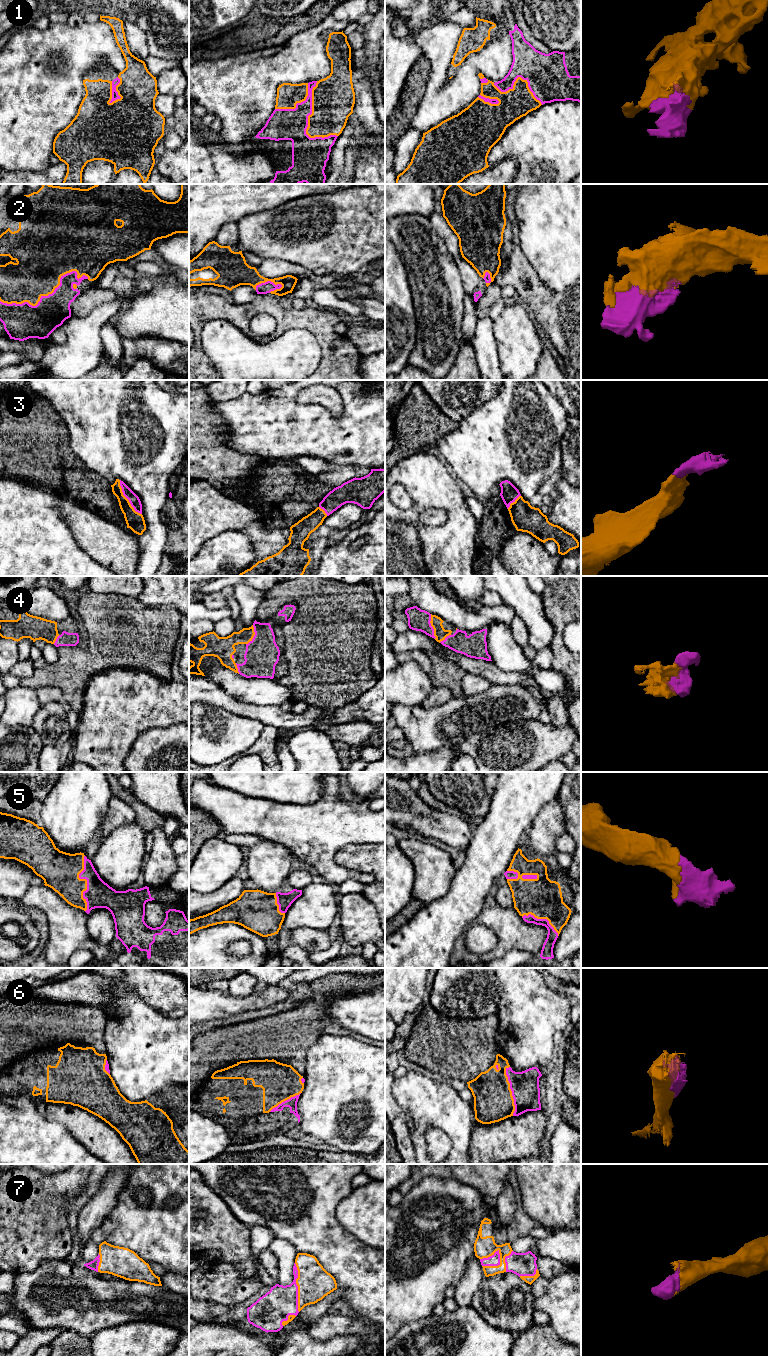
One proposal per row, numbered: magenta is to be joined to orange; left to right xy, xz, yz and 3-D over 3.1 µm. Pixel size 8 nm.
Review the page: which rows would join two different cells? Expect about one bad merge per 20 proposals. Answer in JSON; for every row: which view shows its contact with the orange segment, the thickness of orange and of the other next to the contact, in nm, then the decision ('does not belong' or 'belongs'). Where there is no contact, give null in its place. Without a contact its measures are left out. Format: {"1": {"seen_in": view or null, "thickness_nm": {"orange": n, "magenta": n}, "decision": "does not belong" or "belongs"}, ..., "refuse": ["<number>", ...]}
{"1": {"seen_in": "xz", "thickness_nm": {"orange": 340, "magenta": 280}, "decision": "belongs"}, "2": {"seen_in": "xy", "thickness_nm": {"orange": 380, "magenta": 260}, "decision": "belongs"}, "3": {"seen_in": "xy", "thickness_nm": {"orange": 150, "magenta": 90}, "decision": "belongs"}, "4": {"seen_in": "yz", "thickness_nm": {"orange": 100, "magenta": 170}, "decision": "belongs"}, "5": {"seen_in": "xy", "thickness_nm": {"orange": 300, "magenta": 220}, "decision": "belongs"}, "6": {"seen_in": "yz", "thickness_nm": {"orange": 320, "magenta": 220}, "decision": "belongs"}, "7": {"seen_in": "yz", "thickness_nm": {"orange": 170, "magenta": 90}, "decision": "belongs"}, "refuse": []}

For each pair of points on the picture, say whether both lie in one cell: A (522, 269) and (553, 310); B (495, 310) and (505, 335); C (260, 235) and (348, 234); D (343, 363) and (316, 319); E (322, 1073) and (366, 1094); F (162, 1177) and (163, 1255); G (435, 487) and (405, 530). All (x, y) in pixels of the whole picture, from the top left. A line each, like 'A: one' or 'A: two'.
A: one
B: two
C: one
D: one
E: one
F: one
G: two

